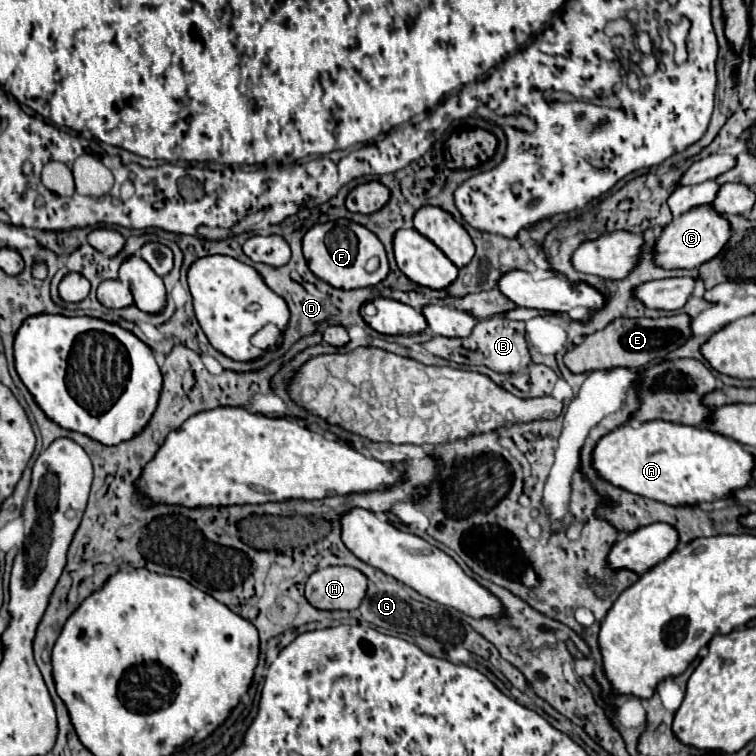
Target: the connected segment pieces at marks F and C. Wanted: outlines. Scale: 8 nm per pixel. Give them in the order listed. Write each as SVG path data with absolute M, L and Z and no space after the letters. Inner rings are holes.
M337 220L337 222L313 226L303 238L303 254L309 264L309 270L319 280L323 280L329 286L339 288L339 290L357 290L357 288L377 286L389 274L387 252L383 248L383 244L379 242L379 238L365 226L359 226L349 220ZM371 258L379 258L379 268L375 272L365 270L365 266Z
M711 204L697 206L675 218L669 226L665 226L655 244L655 262L663 268L699 268L701 264L713 260L729 240L731 240L729 220L725 220Z

